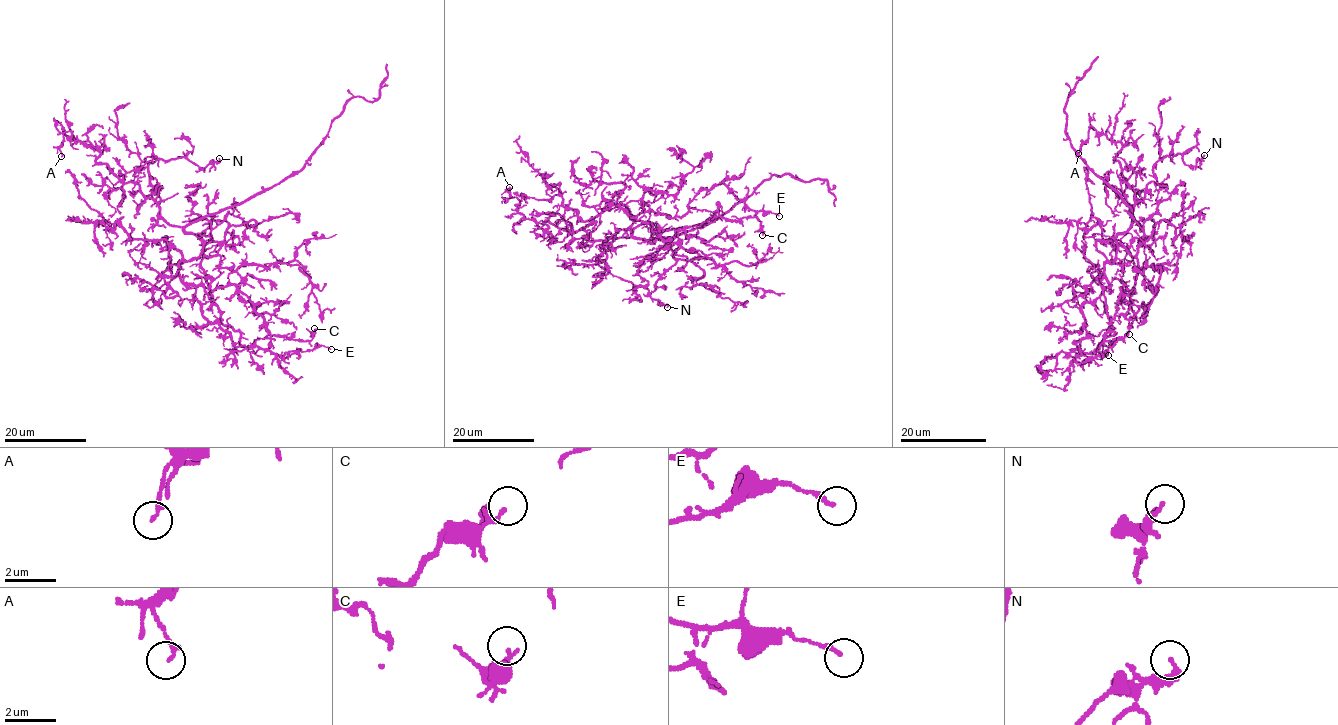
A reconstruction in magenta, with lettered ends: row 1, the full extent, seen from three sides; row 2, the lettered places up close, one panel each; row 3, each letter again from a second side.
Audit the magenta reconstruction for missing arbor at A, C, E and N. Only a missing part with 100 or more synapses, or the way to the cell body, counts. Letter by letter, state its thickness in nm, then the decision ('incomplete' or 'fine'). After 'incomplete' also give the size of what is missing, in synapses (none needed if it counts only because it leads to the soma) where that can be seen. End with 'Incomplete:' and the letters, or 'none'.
A: calibre 160 nm; fine
C: calibre 130 nm; fine
E: calibre 180 nm; fine
N: calibre 190 nm; fine
Incomplete: none

